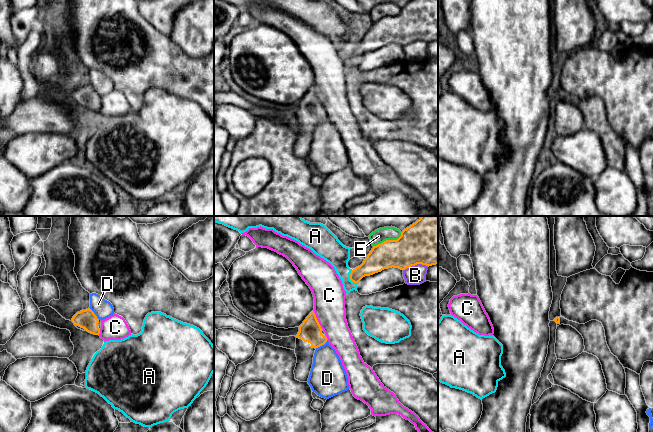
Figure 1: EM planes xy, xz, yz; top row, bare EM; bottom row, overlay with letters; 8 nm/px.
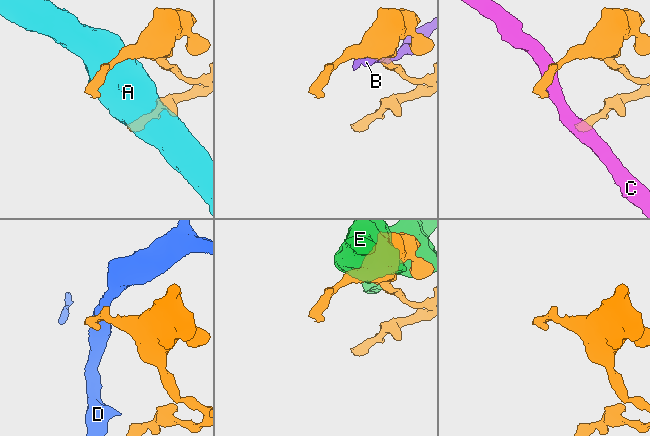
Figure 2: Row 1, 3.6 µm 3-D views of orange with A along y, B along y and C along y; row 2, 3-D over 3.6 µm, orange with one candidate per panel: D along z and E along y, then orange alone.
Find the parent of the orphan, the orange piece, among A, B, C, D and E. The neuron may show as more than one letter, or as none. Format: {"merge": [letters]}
{"merge": []}

